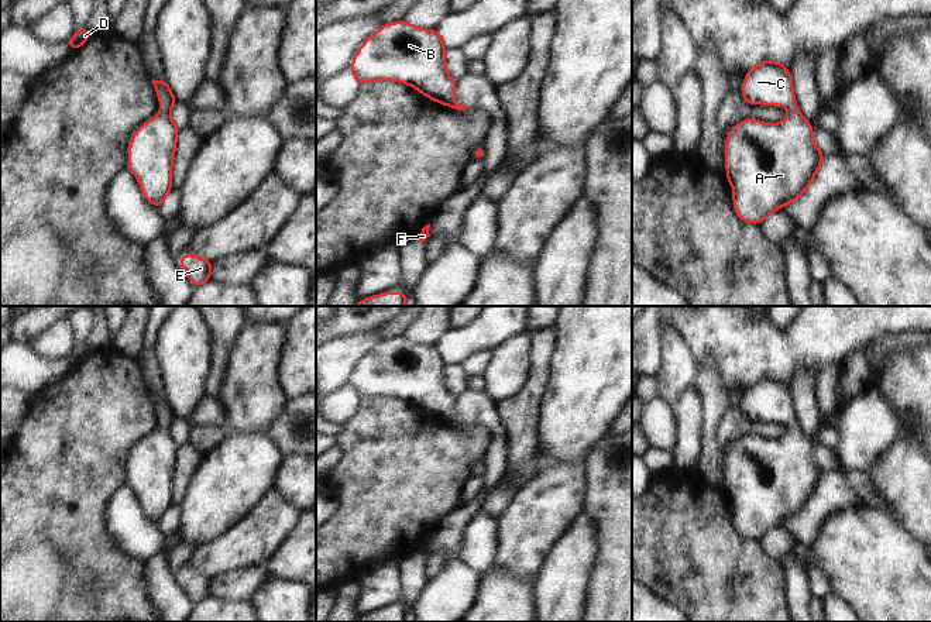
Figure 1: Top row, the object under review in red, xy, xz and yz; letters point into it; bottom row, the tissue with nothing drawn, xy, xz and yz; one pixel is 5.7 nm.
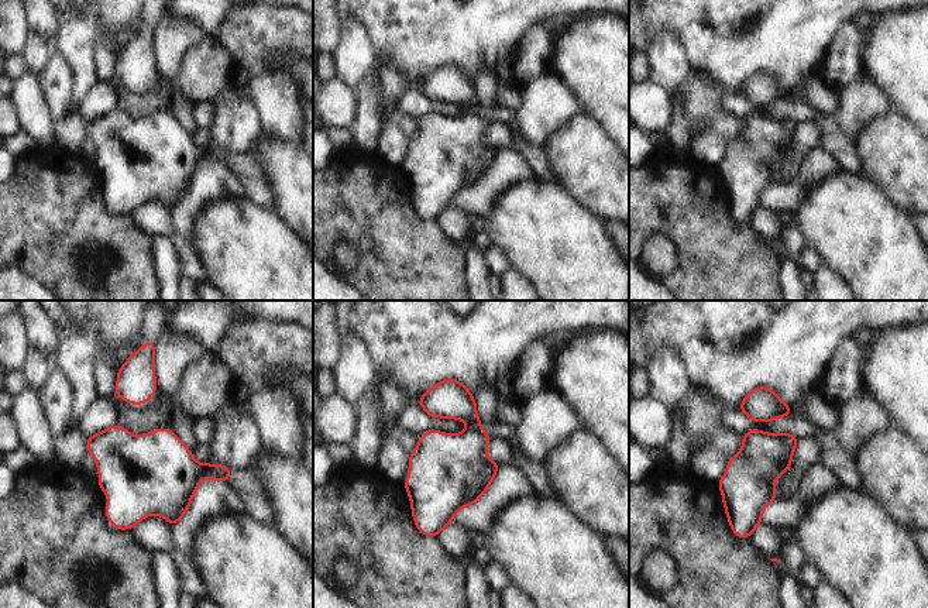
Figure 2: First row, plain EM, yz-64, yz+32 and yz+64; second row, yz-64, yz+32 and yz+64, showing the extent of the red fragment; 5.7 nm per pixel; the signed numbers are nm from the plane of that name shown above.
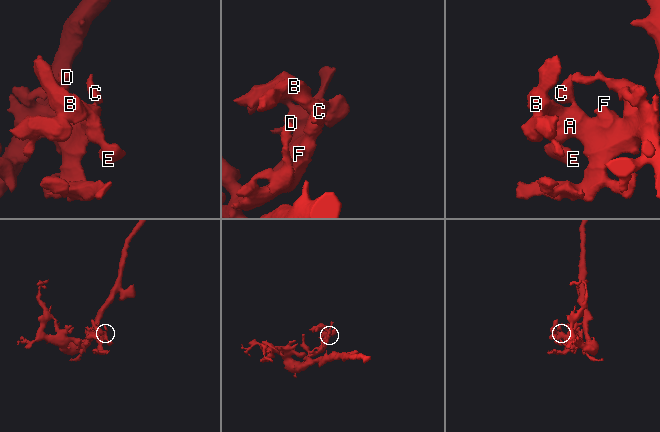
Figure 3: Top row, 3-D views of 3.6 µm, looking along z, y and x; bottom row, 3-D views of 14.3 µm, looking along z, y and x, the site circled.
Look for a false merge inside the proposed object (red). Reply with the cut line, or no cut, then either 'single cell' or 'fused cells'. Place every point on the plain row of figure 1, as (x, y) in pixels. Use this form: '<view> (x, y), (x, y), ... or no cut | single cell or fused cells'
no cut | single cell

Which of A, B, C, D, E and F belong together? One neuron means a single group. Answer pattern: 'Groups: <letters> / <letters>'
Groups: A B C D E F.

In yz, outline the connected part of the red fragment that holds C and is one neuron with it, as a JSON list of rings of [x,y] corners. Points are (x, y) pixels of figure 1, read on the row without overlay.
[[[765,375],[745,391],[741,409],[749,423],[753,419],[762,419],[790,426],[790,430],[776,440],[748,433],[734,441],[724,456],[726,495],[734,504],[734,526],[743,539],[762,540],[769,530],[801,513],[825,471],[813,456],[814,441],[798,427],[787,382]]]

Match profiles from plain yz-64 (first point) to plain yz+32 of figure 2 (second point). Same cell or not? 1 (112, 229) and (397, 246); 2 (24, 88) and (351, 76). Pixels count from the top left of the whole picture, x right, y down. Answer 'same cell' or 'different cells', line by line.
1: same cell
2: different cells

